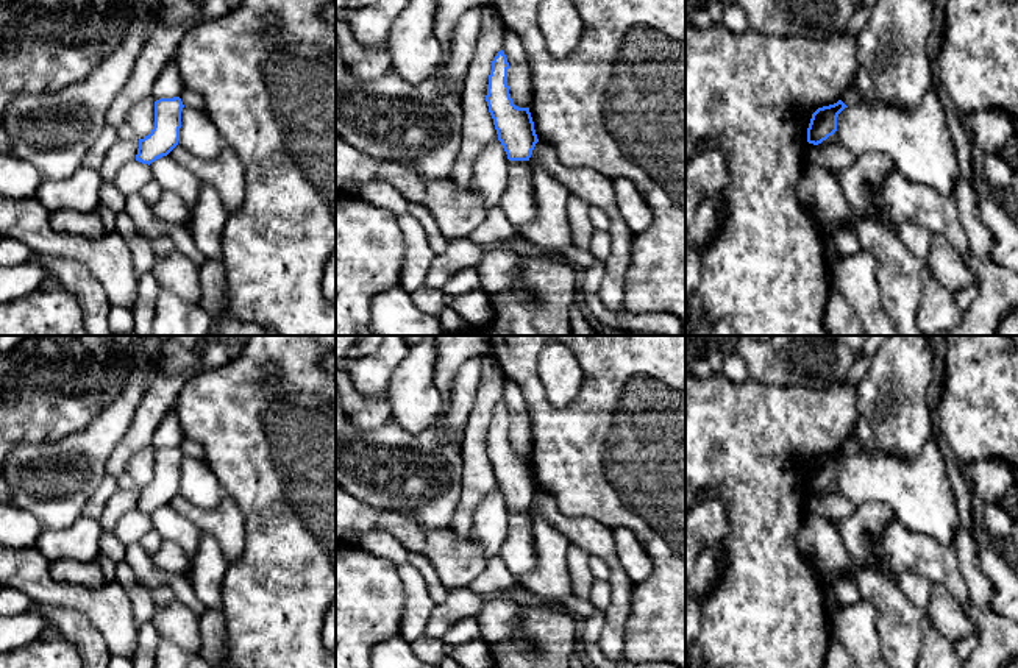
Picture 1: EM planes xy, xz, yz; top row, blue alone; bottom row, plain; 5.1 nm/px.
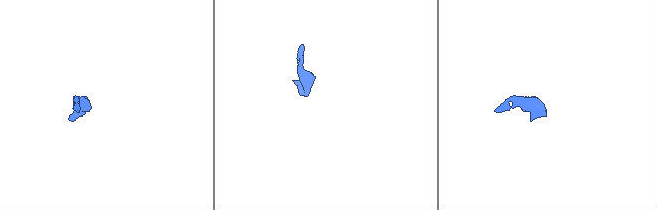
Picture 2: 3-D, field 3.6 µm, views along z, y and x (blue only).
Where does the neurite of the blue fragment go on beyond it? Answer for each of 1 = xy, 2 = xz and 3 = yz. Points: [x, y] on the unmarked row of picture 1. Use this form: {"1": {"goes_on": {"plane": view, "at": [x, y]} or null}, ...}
{"1": {"goes_on": null}, "2": {"goes_on": null}, "3": {"goes_on": null}}

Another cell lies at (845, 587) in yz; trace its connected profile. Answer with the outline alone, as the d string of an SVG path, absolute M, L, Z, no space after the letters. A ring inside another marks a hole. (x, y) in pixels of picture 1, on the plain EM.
M840 574L832 588L842 606L856 604L862 598L859 585L852 574Z

